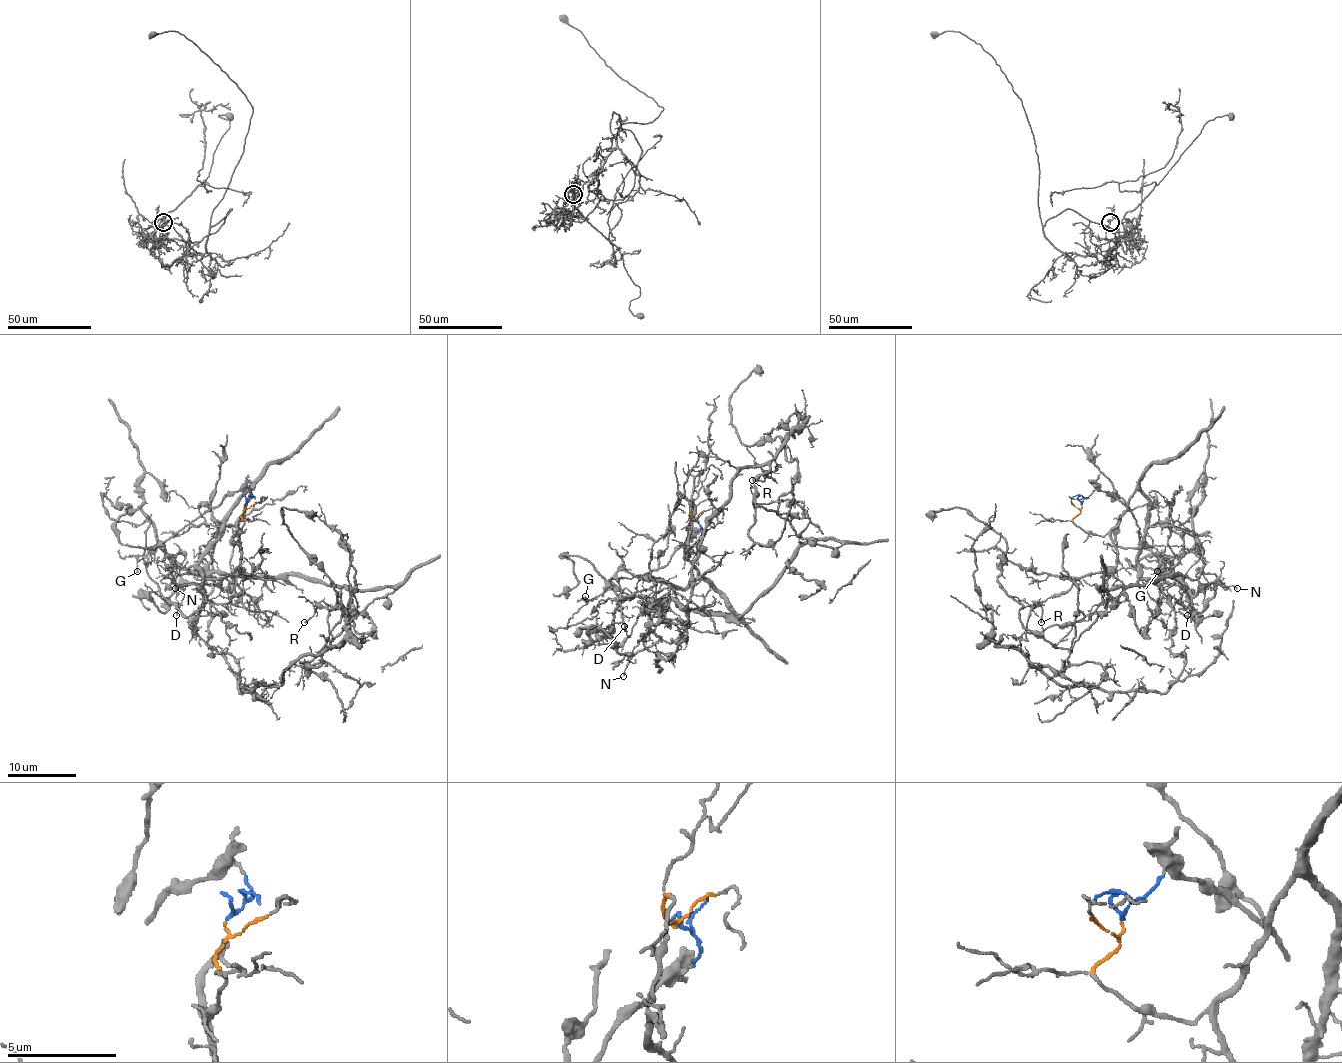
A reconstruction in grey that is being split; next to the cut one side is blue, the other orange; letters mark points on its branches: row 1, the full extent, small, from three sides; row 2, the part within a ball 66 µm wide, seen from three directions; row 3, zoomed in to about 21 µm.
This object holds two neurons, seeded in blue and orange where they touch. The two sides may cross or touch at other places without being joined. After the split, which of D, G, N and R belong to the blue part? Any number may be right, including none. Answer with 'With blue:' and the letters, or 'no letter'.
With blue: N, R

